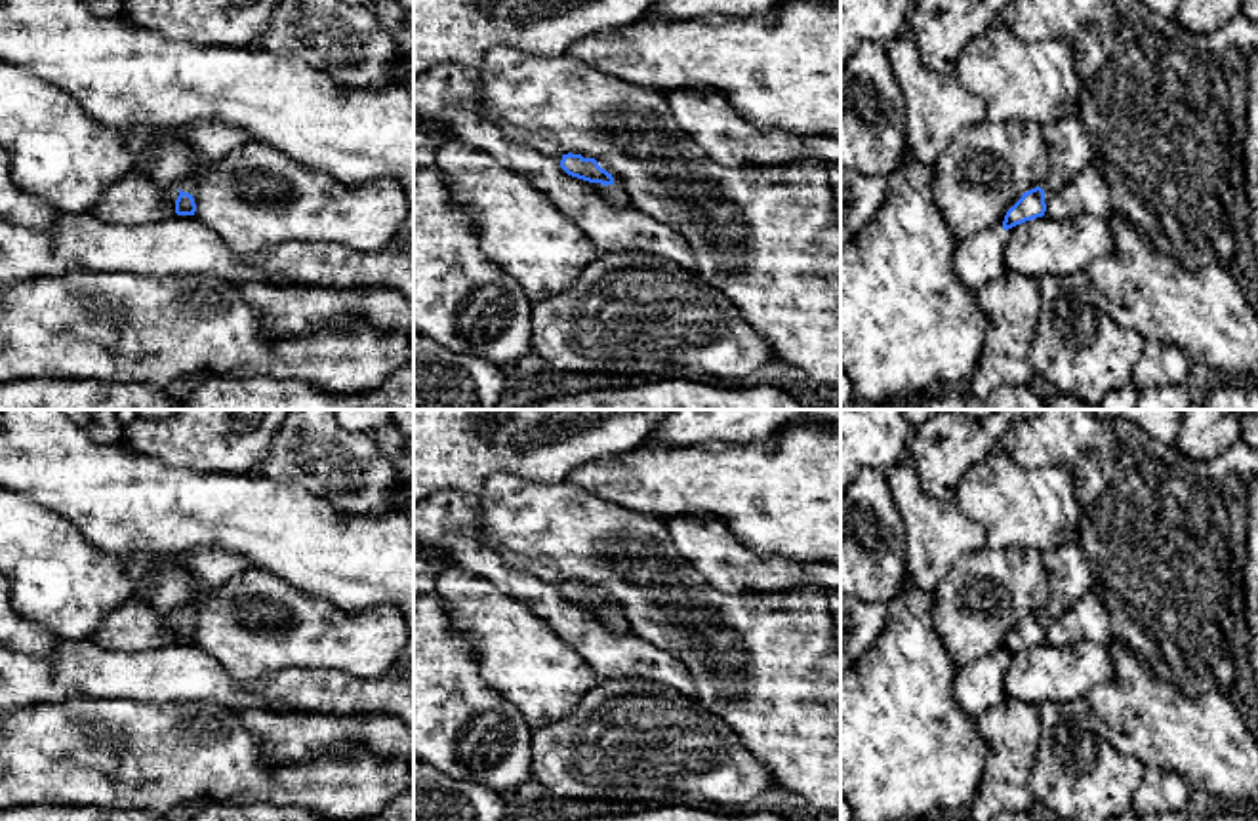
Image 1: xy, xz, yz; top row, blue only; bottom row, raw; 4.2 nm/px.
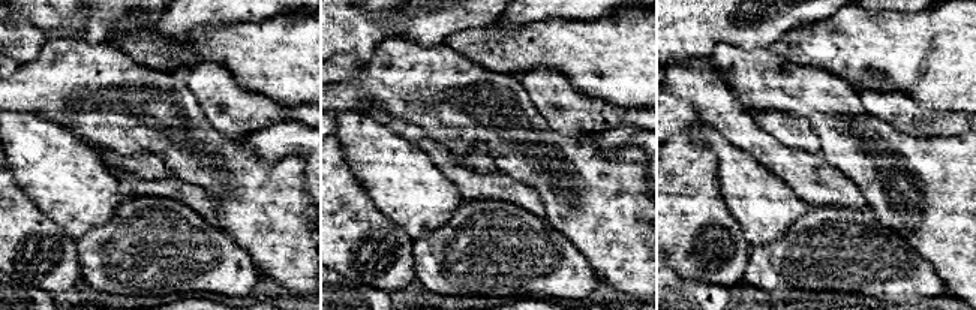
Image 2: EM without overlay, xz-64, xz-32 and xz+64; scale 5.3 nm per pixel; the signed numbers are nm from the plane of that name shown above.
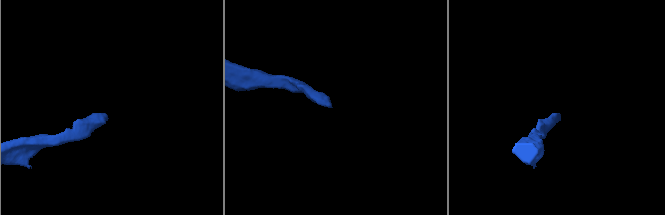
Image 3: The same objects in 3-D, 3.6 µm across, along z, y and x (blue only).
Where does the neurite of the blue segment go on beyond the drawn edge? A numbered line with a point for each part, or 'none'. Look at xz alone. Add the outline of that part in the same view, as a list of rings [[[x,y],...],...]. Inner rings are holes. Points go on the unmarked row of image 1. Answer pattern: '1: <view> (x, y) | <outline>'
1: xz (614, 621) | [[[616,610],[604,613],[604,625],[606,625],[608,631],[612,631],[616,634],[627,634],[627,632],[631,632],[629,623],[621,615],[621,611],[616,611]]]

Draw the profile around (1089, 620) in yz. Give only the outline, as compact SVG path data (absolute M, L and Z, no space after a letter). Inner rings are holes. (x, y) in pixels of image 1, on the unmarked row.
M1094 591L1086 592L1067 613L1045 619L1046 644L1073 646L1081 642L1111 644L1113 621Z

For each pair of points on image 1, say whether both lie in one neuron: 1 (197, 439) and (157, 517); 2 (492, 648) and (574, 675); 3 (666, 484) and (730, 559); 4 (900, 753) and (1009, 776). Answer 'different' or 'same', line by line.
1: different
2: same
3: different
4: different

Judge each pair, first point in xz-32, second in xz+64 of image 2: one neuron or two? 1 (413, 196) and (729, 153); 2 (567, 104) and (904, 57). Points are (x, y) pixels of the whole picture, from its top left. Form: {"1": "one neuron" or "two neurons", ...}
{"1": "one neuron", "2": "two neurons"}

